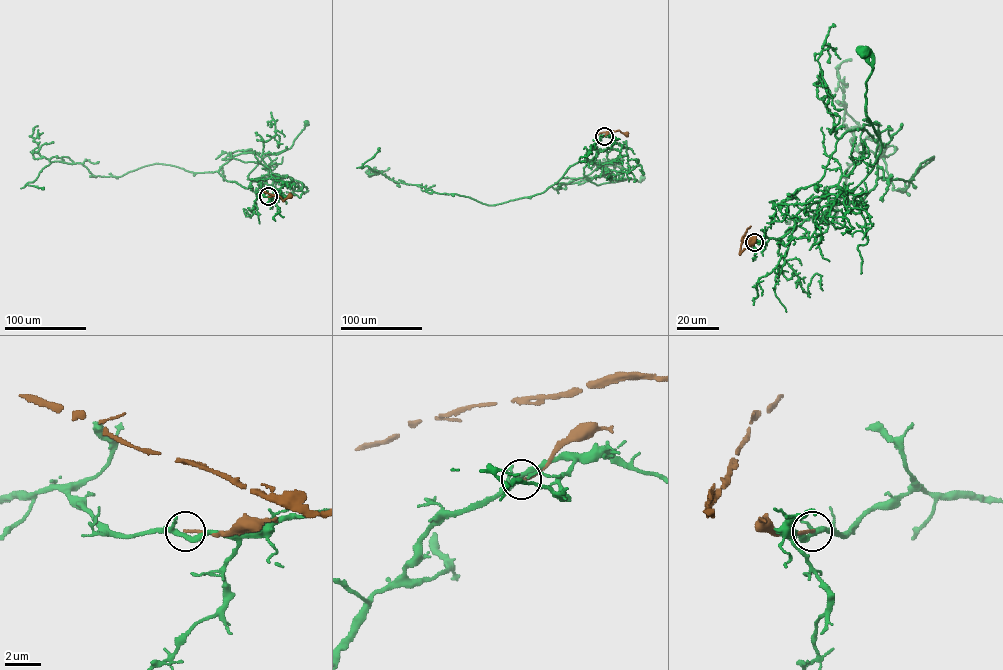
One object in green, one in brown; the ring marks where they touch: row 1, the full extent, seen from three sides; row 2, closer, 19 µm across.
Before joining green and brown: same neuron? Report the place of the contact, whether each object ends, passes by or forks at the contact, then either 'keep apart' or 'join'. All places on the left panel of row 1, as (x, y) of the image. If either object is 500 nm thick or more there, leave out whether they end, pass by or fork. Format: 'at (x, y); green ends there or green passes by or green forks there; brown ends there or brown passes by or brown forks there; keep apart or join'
at (268, 196); green forks there; brown ends there; keep apart

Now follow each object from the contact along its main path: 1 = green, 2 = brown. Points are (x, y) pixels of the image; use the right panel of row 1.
1: (754, 243), (782, 238), (800, 211), (844, 196), (872, 168), (881, 142), (866, 114), (872, 67), (863, 52)
2: (754, 242), (742, 239), (740, 253), (749, 240)

